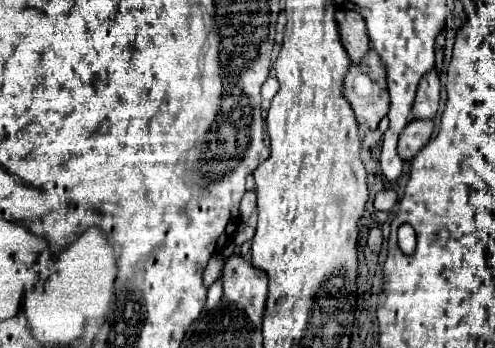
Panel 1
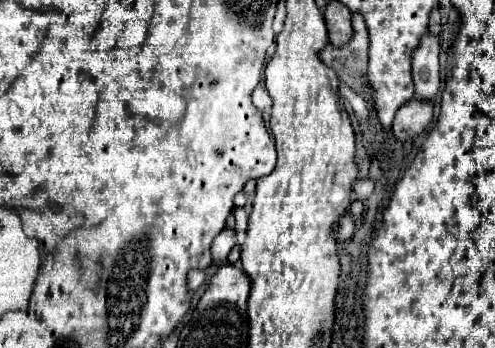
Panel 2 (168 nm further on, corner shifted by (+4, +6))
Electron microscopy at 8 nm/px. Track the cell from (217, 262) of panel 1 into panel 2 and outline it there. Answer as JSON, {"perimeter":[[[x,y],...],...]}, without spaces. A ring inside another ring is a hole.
{"perimeter":[[[194,269],[194,271],[190,271],[190,273],[188,273],[188,277],[186,277],[186,285],[188,285],[188,289],[190,289],[190,291],[196,291],[196,289],[204,283],[204,279],[206,279],[206,273],[204,273],[204,271]]]}

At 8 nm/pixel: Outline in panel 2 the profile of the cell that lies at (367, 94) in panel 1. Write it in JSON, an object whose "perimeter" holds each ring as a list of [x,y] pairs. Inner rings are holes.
{"perimeter":[[[352,13],[352,27],[354,37],[350,43],[335,47],[328,44],[318,53],[318,57],[328,65],[334,67],[338,79],[356,89],[366,101],[370,101],[370,89],[364,85],[364,71],[368,65],[368,31],[364,19],[358,13]]]}

